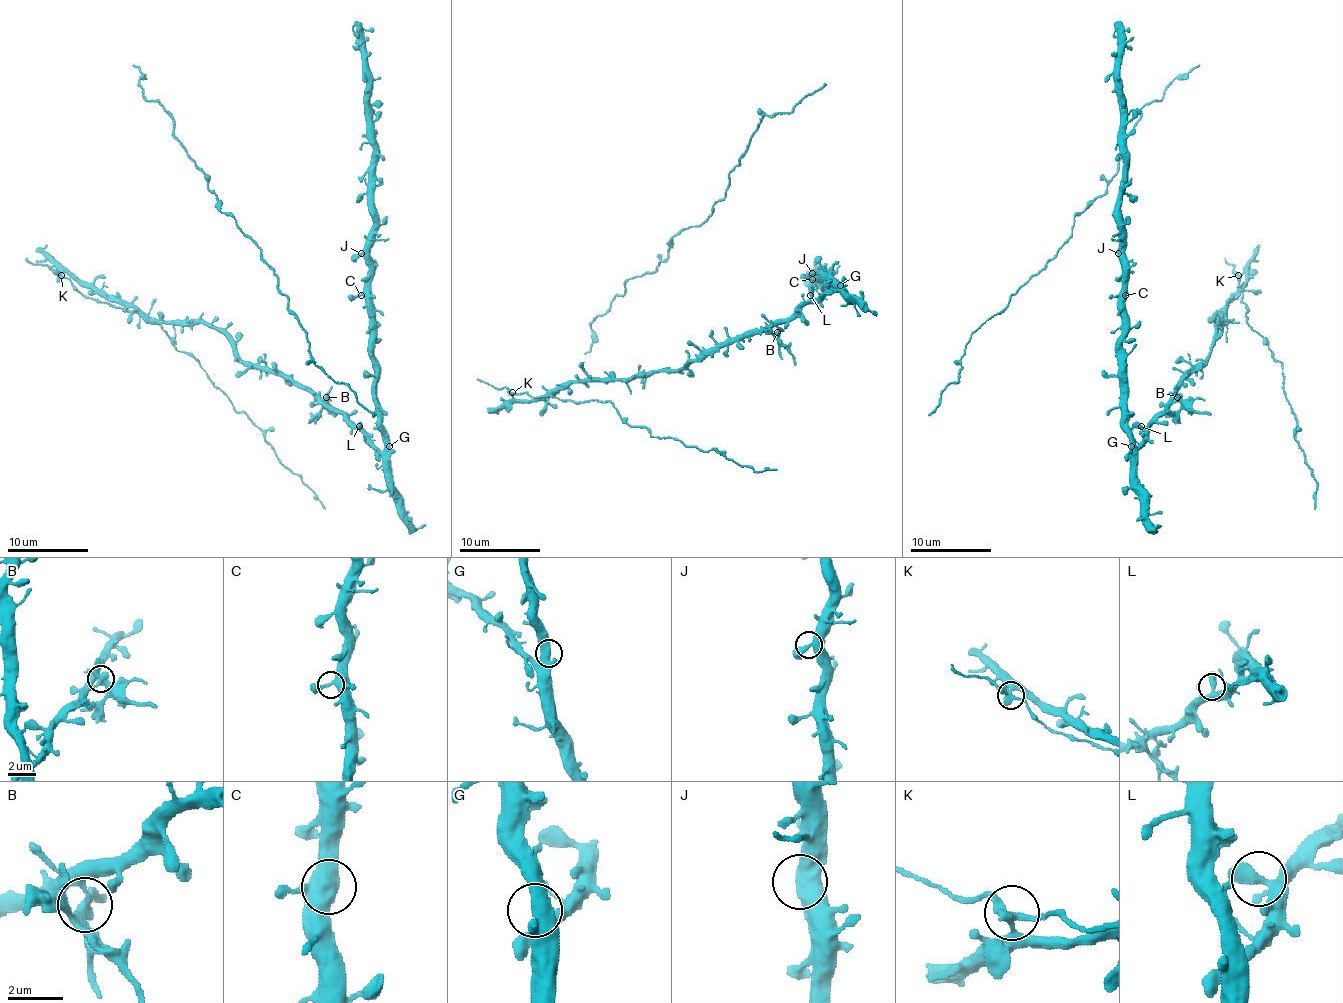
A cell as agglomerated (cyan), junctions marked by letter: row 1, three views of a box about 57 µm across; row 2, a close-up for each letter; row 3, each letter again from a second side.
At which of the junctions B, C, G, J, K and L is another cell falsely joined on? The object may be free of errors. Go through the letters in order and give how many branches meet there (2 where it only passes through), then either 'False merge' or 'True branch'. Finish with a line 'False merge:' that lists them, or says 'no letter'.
B: Branches: 3. False merge
C: Branches: 2. True branch
G: Branches: 3. True branch
J: Branches: 2. True branch
K: Branches: 3. True branch
L: Branches: 2. True branch
False merge: B

